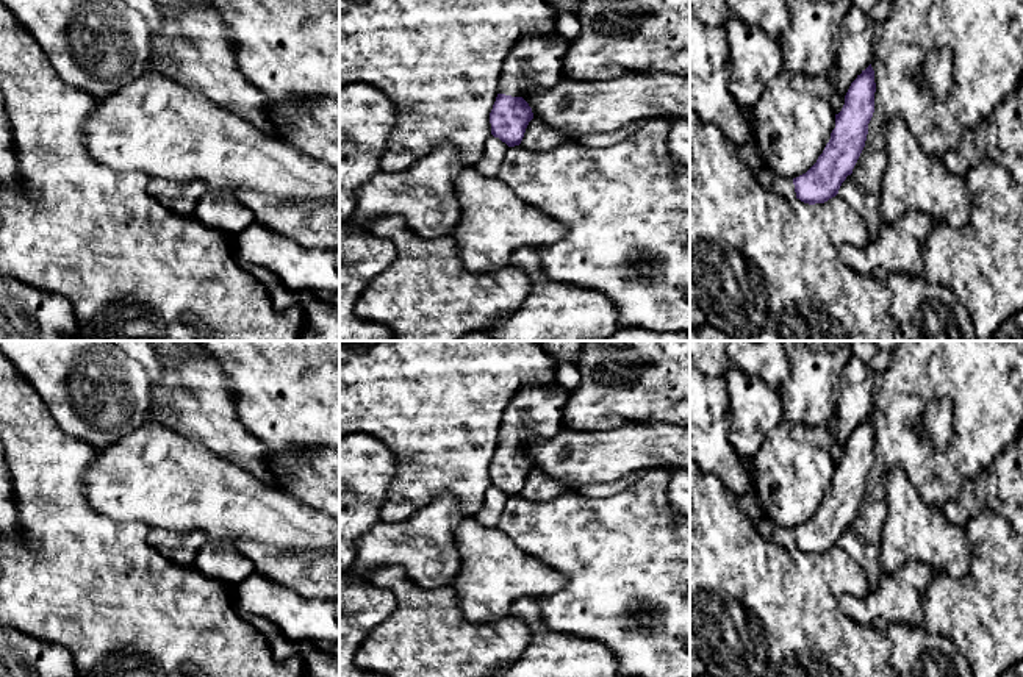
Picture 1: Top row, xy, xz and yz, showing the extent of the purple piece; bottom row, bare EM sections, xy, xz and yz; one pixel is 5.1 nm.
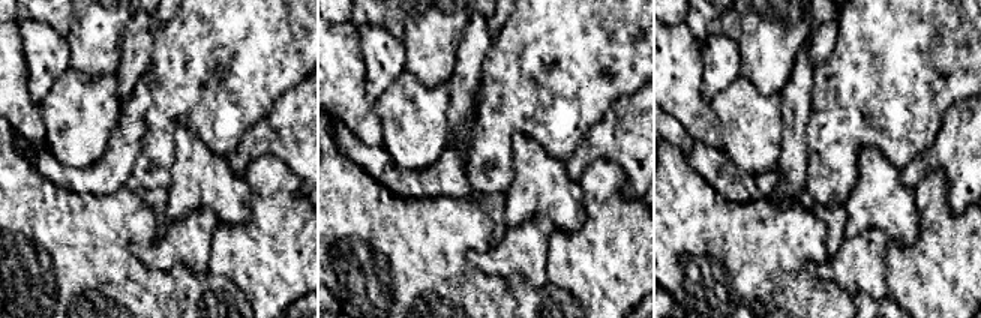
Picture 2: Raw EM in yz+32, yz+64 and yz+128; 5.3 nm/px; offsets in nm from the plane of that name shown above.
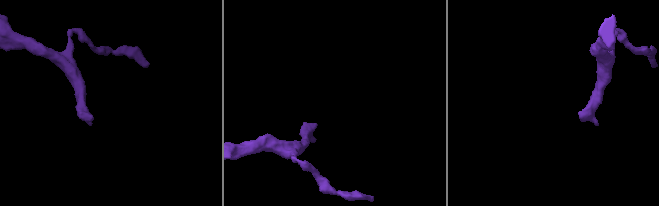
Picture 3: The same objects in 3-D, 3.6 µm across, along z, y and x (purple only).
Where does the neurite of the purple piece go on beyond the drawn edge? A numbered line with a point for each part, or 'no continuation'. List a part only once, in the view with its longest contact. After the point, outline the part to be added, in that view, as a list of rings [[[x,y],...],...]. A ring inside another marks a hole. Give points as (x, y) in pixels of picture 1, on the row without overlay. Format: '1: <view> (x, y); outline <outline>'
1: xz (535, 411); outline [[[557,383],[522,388],[502,414],[499,444],[522,447],[529,438],[555,436],[568,397]]]

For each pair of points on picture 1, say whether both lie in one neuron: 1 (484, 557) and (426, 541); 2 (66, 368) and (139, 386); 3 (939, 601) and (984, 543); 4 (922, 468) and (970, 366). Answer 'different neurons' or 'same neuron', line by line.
1: different neurons
2: same neuron
3: same neuron
4: same neuron

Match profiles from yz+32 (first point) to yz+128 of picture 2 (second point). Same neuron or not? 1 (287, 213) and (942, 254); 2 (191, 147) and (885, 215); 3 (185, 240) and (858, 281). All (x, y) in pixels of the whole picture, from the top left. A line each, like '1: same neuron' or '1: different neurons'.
1: same neuron
2: same neuron
3: same neuron

